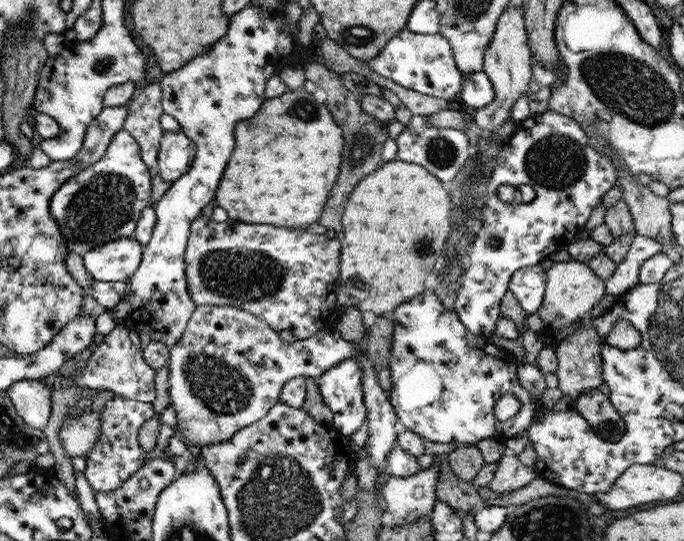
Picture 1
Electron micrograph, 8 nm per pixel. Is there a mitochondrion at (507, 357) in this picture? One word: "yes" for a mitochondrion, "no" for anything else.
no

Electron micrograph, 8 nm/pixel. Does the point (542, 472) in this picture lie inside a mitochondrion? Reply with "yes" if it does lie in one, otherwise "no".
no

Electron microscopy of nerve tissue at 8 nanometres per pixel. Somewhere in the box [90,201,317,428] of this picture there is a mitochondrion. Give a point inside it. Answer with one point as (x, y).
(251, 276)

